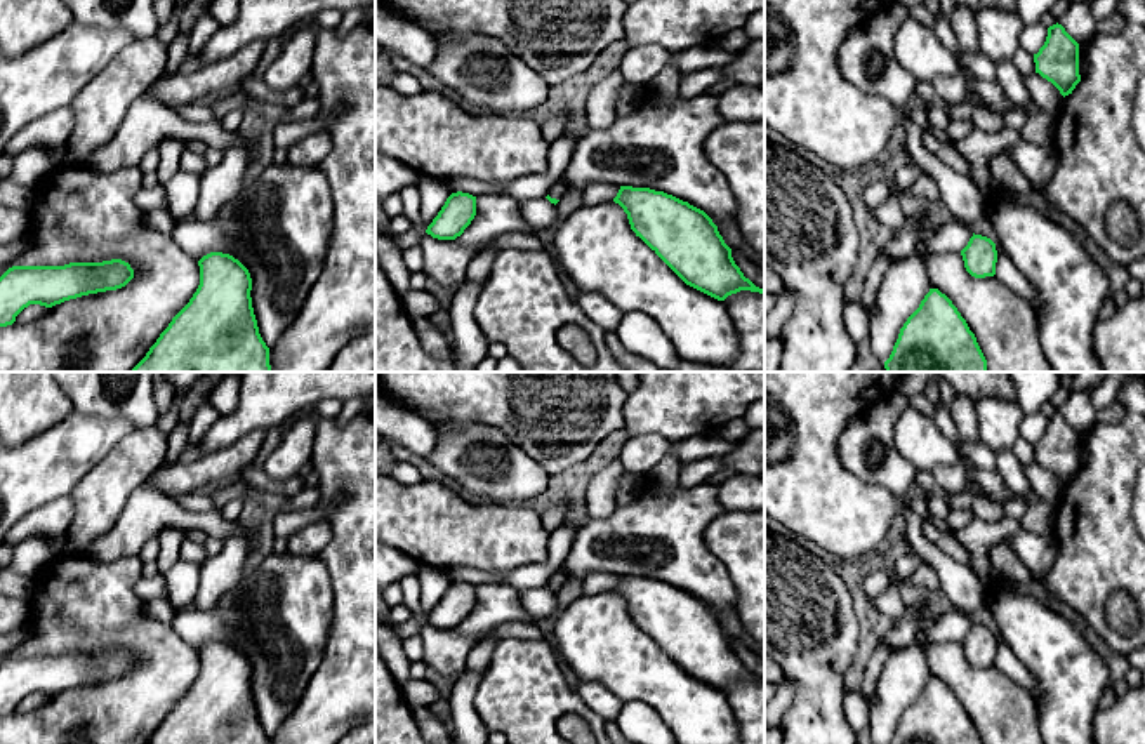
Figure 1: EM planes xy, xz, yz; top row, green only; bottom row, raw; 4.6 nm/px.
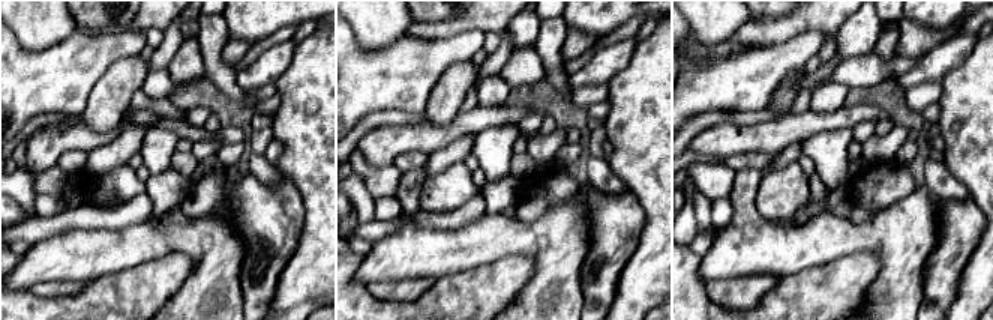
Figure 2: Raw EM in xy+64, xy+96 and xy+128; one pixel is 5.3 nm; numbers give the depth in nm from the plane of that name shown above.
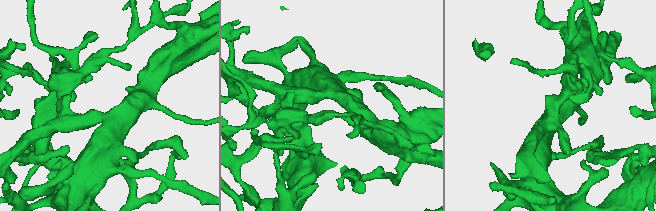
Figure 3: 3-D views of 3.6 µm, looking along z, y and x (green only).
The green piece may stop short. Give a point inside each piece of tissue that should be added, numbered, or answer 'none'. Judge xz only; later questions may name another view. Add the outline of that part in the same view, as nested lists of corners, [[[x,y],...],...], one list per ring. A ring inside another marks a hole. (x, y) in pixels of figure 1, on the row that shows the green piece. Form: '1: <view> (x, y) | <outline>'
none

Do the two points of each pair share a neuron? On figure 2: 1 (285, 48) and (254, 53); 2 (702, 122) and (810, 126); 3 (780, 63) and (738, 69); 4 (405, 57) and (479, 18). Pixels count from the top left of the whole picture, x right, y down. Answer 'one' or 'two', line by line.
1: two
2: two
3: one
4: two

